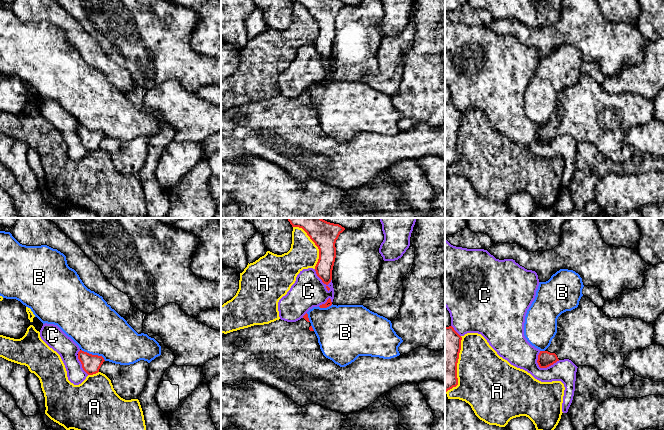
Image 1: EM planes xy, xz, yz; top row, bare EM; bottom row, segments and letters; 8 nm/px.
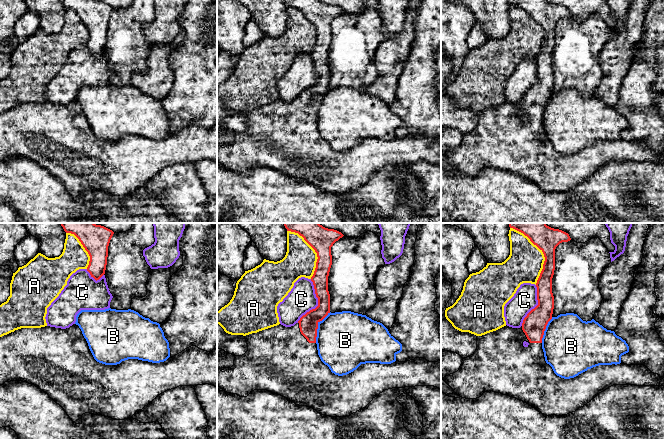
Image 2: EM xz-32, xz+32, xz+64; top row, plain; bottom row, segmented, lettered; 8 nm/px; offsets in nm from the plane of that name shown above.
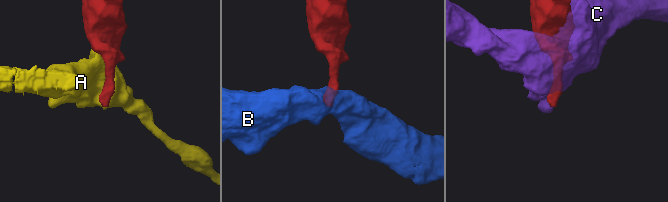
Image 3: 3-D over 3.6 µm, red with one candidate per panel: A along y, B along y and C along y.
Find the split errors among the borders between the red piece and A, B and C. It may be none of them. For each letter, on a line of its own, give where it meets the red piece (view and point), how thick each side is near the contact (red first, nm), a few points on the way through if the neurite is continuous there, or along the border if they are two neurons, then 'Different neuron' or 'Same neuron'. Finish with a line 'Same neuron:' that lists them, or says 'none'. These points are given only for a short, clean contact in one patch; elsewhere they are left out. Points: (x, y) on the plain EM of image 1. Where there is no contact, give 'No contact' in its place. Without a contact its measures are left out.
A: Touches red at xz (315, 20). Thickness 200 nm (red) against 240 nm. Different neuron
B: Touches red at xy (93, 131). Thickness 150 nm (red) against 400 nm. Boundary: xy (81, 125), (100, 131), (105, 136). Different neuron
C: Touches red at yz (547, 142). Thickness 130 nm (red) against 220 nm. Different neuron
Same neuron: none

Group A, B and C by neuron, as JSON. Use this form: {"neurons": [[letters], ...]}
{"neurons": [["A"], ["B"], ["C"]]}

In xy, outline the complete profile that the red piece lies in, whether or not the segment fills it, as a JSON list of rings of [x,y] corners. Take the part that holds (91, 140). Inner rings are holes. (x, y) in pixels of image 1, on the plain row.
[[[82,126],[78,128],[78,135],[82,140],[83,146],[88,151],[98,149],[101,141],[105,137],[102,132],[92,131]]]

